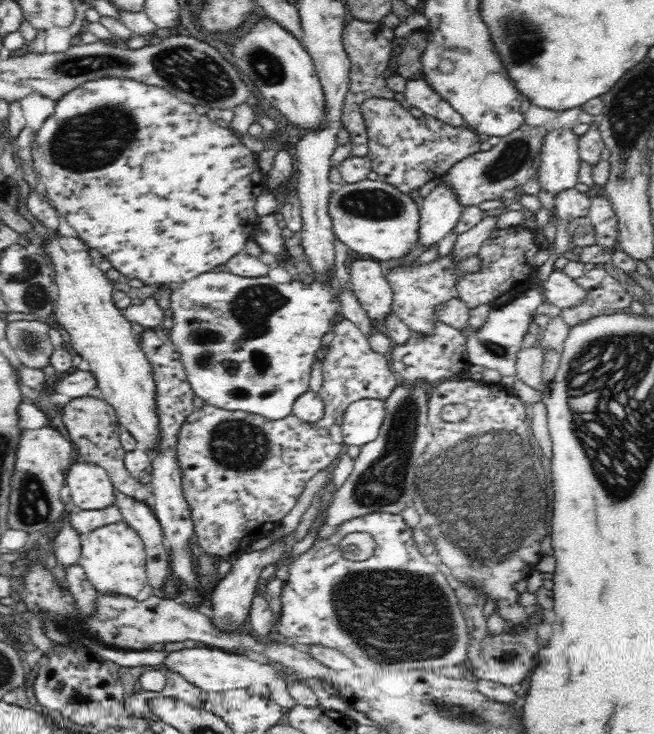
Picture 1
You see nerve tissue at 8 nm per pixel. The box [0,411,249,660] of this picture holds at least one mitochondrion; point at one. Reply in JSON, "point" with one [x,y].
{"point":[32,504]}

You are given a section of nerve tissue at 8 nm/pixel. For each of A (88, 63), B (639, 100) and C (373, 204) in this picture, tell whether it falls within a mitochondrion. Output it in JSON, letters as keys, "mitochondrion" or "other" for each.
{"A":"mitochondrion","B":"mitochondrion","C":"mitochondrion"}

